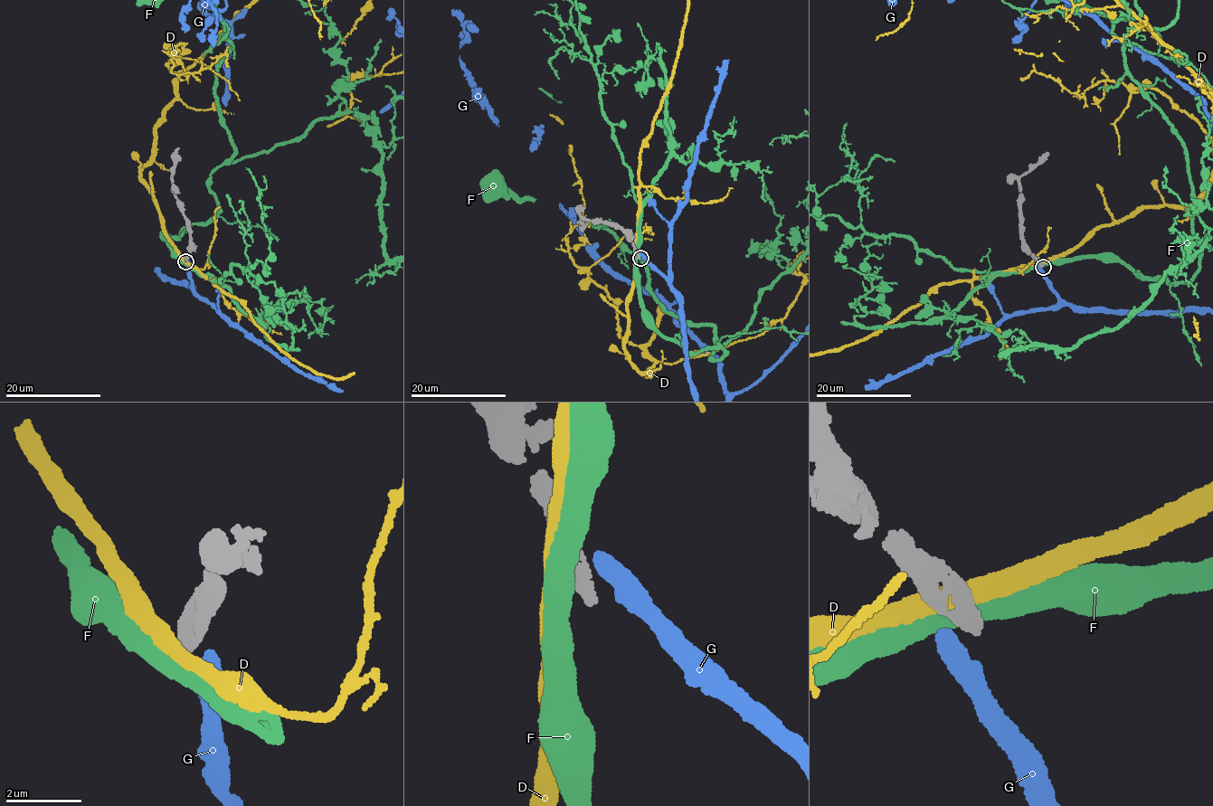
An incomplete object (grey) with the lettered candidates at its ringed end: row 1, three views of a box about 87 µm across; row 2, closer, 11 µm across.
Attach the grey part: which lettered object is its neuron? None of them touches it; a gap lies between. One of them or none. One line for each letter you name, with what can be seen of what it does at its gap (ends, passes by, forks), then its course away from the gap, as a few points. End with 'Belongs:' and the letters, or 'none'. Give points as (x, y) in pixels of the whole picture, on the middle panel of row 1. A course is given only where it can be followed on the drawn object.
Belongs: none

